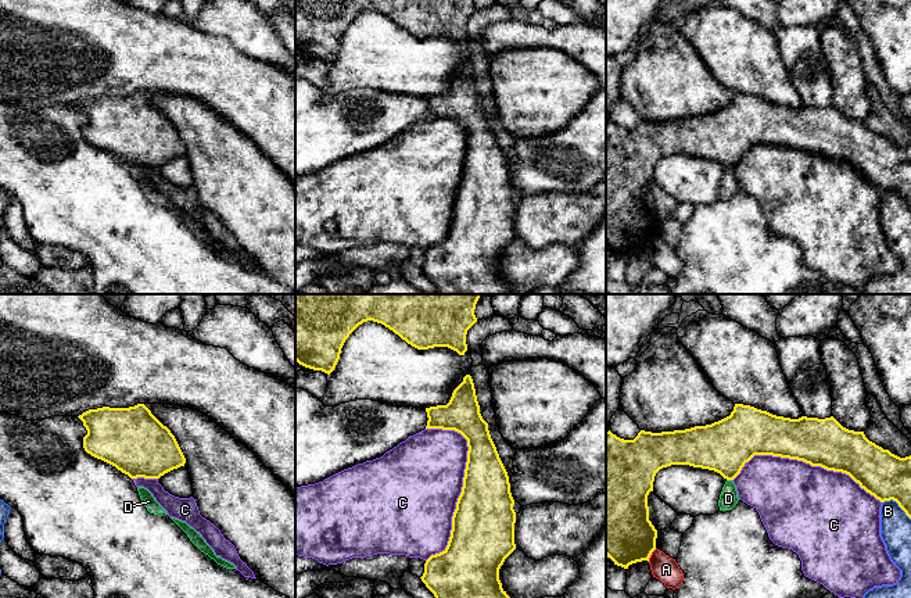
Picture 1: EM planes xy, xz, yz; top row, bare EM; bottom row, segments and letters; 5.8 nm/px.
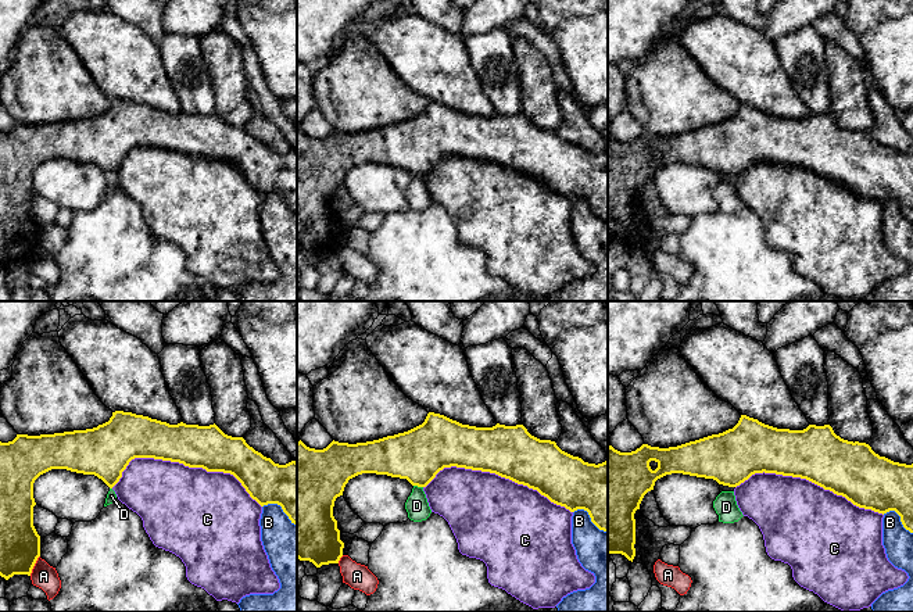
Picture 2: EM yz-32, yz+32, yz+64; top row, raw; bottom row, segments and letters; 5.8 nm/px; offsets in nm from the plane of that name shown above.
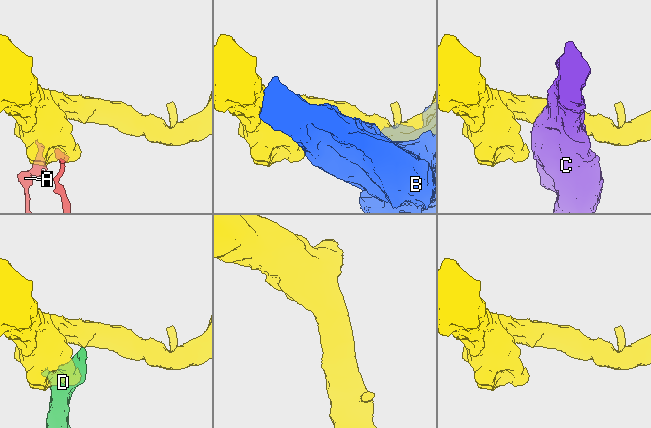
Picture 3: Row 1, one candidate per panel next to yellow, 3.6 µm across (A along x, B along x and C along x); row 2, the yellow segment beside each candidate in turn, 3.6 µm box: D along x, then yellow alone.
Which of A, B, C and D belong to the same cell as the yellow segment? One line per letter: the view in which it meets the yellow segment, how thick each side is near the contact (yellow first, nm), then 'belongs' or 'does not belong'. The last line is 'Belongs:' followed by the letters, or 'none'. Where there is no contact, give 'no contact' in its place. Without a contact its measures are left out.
A: meets yellow in yz; 360 nm thick on the yellow side, 150 nm on the other; does not belong
B: meets yellow in yz; 280 nm thick on the yellow side, 180 nm on the other; does not belong
C: meets yellow in xz; 360 nm thick on the yellow side, 480 nm on the other; does not belong
D: meets yellow in yz; 300 nm thick on the yellow side, 110 nm on the other; does not belong
Belongs: none

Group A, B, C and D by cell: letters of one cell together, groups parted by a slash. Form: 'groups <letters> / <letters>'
groups A / B / C / D

